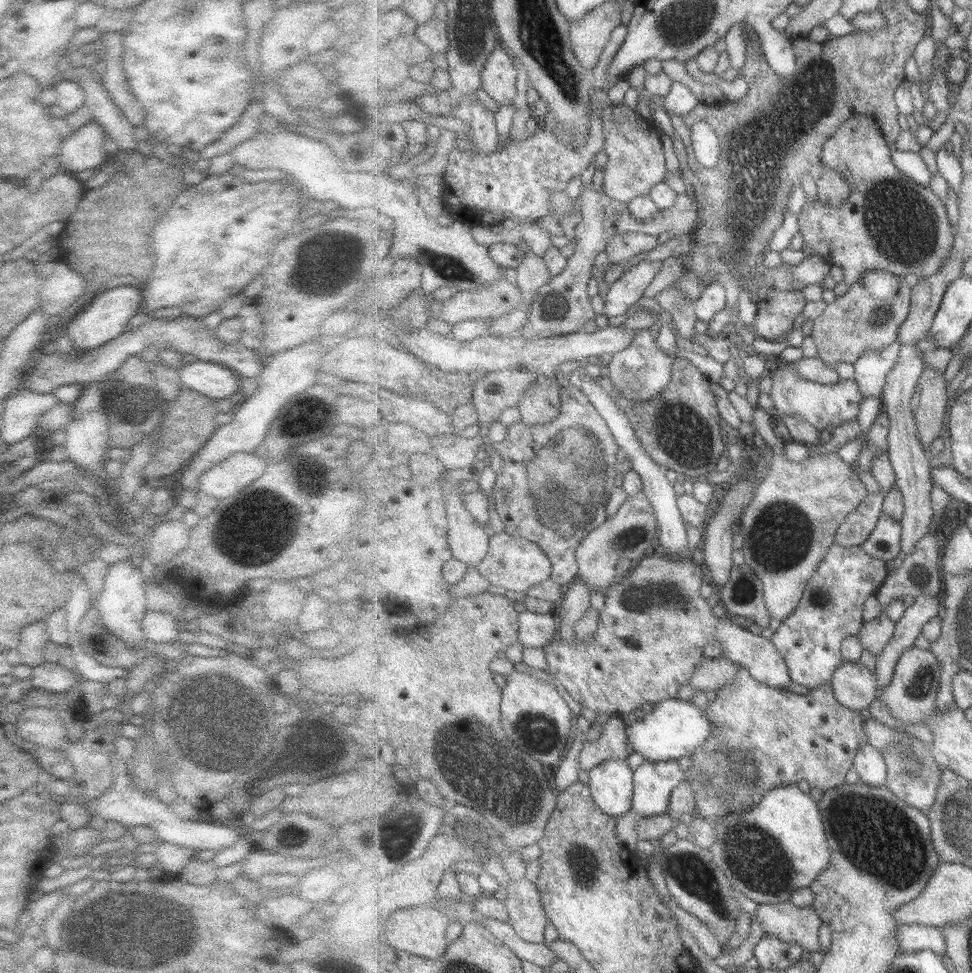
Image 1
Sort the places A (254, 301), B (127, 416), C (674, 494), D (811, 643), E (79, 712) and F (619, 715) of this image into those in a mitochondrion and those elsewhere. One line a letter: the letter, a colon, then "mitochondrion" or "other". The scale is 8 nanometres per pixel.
A: other
B: other
C: other
D: other
E: other
F: other

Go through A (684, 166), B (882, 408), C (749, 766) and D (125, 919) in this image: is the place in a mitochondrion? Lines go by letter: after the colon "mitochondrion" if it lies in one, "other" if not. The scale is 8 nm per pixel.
A: other
B: other
C: mitochondrion
D: mitochondrion

